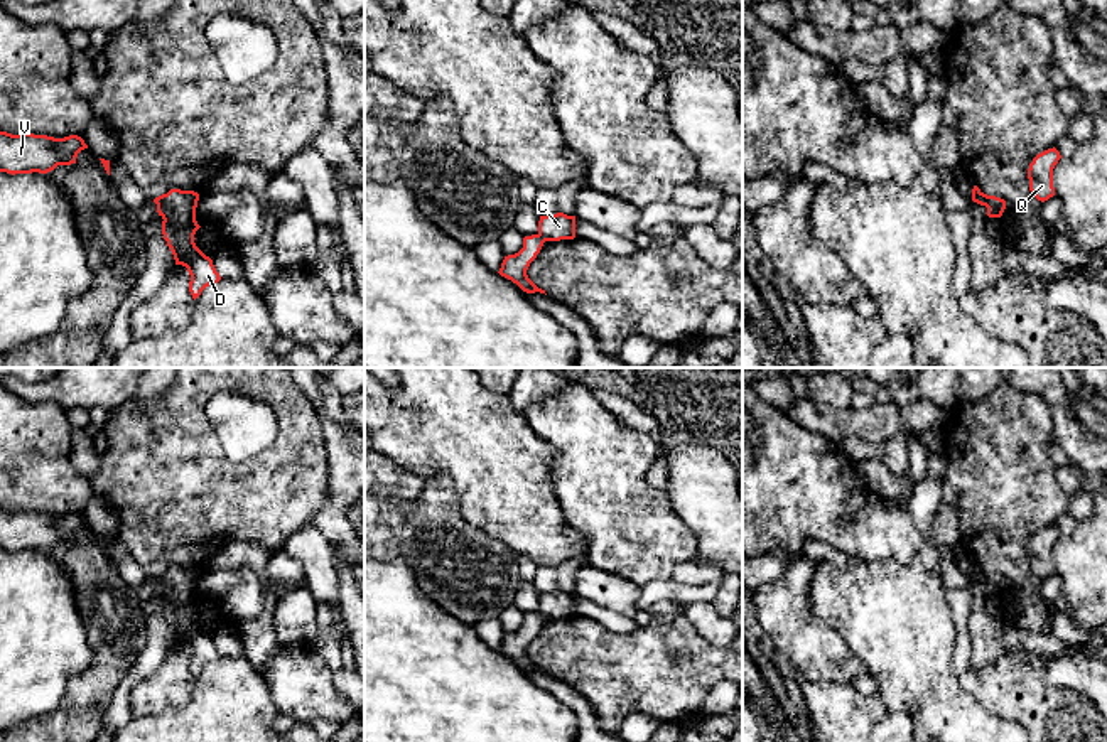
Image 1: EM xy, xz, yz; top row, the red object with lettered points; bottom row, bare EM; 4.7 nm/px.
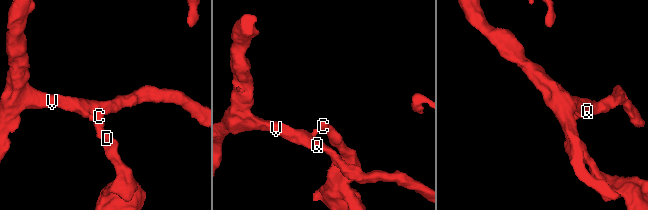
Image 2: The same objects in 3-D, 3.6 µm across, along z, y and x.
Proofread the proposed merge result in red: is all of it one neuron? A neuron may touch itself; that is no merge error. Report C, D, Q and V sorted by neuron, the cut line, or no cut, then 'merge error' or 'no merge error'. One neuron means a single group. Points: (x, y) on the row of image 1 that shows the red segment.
groups C D / Q V; cut yz (991, 196), (986, 206); merge error

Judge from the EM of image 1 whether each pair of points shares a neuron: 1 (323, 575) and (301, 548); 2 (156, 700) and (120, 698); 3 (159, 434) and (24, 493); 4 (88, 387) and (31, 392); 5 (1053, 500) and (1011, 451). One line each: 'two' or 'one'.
1: one
2: two
3: two
4: one
5: one

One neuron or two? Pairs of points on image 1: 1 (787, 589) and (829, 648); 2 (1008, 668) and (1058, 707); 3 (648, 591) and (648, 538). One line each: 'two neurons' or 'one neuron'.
1: one neuron
2: one neuron
3: two neurons

